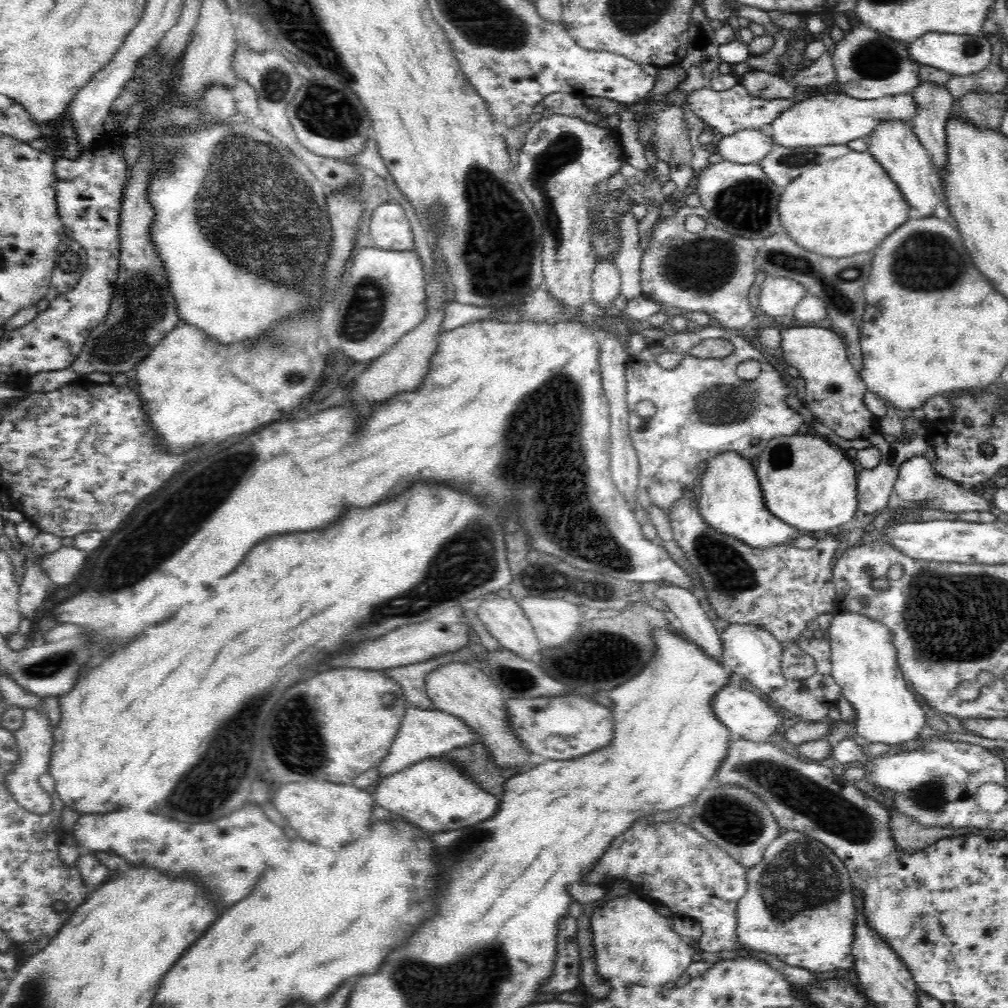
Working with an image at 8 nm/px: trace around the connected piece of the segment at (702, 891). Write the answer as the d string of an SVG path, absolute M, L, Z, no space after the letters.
M647 817L641 818L630 825L630 828L626 832L616 836L615 840L612 840L612 846L608 848L605 856L603 857L603 862L600 862L590 869L582 878L581 882L586 884L598 884L598 885L608 885L615 881L616 878L623 878L628 880L633 886L633 890L637 891L638 896L646 896L646 899L650 898L651 902L658 902L667 906L673 914L680 914L684 917L689 916L696 923L700 924L702 927L702 936L700 936L696 948L698 951L706 952L720 952L722 950L738 949L741 947L739 940L737 939L736 927L737 927L737 916L736 910L738 910L738 902L746 895L747 889L747 869L742 867L732 856L729 856L722 848L719 848L714 842L704 838L695 829L692 829L690 825L685 825L681 823L678 818L673 821L666 823L650 823Z

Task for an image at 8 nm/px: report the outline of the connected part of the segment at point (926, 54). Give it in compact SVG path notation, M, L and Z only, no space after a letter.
M927 32L909 44L908 57L921 65L940 69L944 74L980 74L992 60L992 45L982 32L965 35L964 33Z

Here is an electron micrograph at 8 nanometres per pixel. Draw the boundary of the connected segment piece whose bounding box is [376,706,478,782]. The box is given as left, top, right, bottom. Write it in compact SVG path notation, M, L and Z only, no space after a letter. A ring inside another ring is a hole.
M406 706L399 733L391 744L390 752L376 766L378 769L378 782L385 776L390 776L408 765L420 762L423 758L434 755L442 756L451 750L474 743L478 743L478 733L472 727L468 727L460 717L439 711L436 708L422 710L415 706Z

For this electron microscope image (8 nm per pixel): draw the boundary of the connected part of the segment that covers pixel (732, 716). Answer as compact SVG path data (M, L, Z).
M726 684L722 690L712 698L712 711L720 719L736 738L745 738L750 742L770 742L778 732L784 728L784 718L771 708L756 693L744 690L736 685Z

